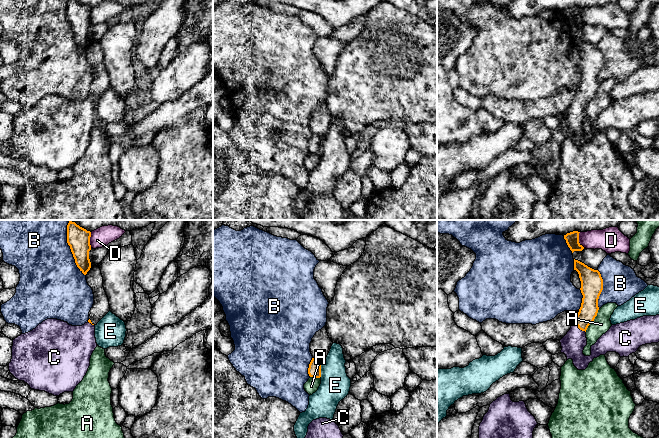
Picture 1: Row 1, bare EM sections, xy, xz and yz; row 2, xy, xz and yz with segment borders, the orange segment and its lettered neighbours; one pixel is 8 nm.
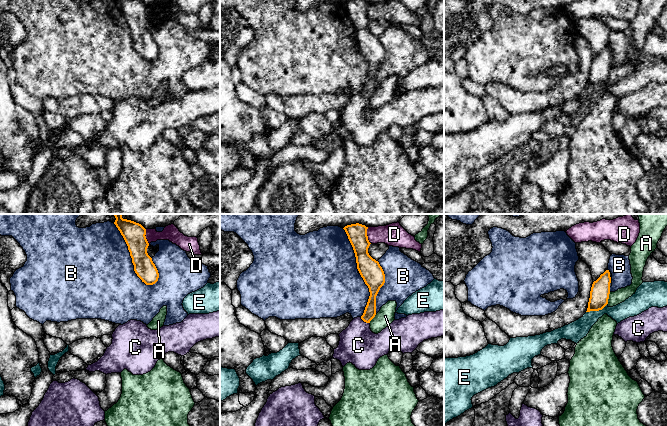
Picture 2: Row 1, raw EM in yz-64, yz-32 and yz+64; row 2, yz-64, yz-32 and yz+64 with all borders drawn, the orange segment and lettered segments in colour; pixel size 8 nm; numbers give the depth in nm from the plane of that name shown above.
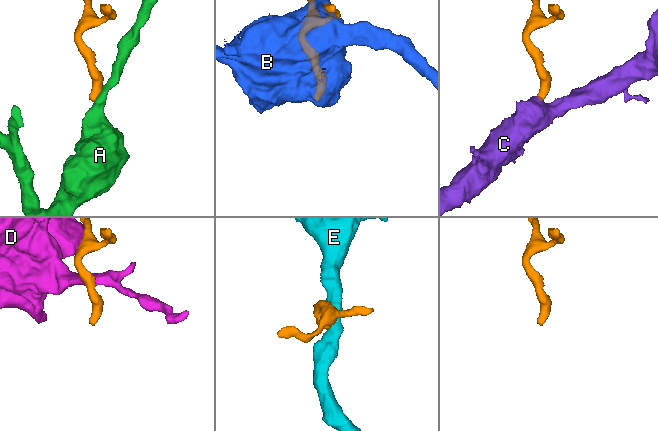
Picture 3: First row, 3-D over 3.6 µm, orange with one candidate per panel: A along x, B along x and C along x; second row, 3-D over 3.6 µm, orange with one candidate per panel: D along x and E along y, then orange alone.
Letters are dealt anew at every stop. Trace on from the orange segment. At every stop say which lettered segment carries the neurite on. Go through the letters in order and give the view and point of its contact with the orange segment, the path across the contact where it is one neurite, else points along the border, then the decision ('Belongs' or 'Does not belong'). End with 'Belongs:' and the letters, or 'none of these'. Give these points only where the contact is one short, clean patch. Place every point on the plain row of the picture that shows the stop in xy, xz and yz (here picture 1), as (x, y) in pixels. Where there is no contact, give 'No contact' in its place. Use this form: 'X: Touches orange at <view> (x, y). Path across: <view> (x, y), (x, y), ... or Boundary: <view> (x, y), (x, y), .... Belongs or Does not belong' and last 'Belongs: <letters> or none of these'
A: Touches orange at yz (593, 96). Boundary: yz (599, 85), (594, 96), (585, 107). Does not belong
B: Touches orange at xy (71, 26). Does not belong
C: Touches orange at yz (579, 104). Path across: yz (589, 84), (579, 104), (573, 119). Belongs
D: Touches orange at yz (578, 16). Boundary: yz (579, 8), (579, 18), (584, 23). Does not belong
E: Touches orange at xz (320, 146). Boundary: xz (321, 138), (321, 151), (319, 153). Does not belong
Belongs: C

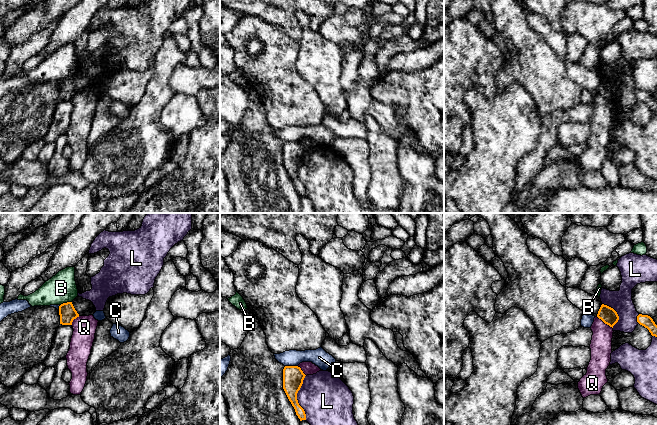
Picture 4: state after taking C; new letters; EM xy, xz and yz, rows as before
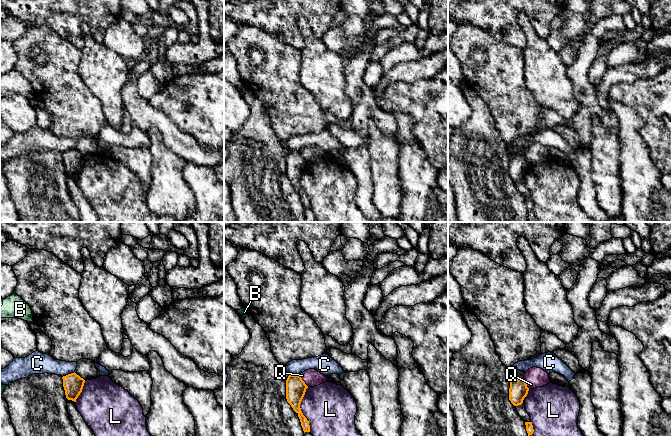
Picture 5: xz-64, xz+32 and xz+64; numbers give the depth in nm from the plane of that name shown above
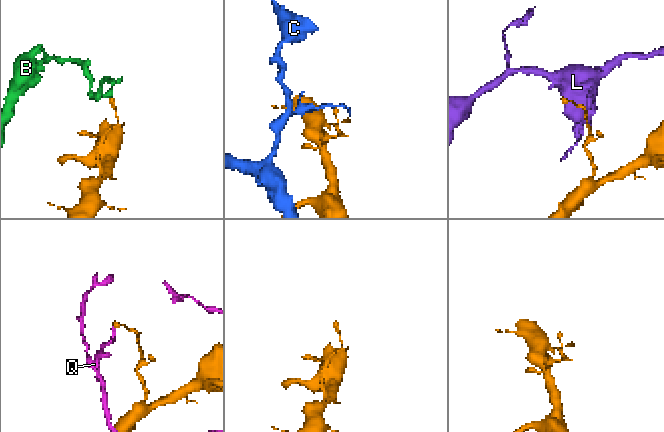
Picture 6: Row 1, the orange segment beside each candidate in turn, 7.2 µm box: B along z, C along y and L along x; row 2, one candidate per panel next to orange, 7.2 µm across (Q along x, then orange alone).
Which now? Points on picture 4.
B: Touches orange at xy (65, 79). Boundary: xy (71, 77), (60, 81). Does not belong
C: Touches orange at xz (291, 142). Boundary: xz (285, 141), (297, 142). Does not belong
L: Touches orange at xz (296, 173). Does not belong
Q: Touches orange at yz (604, 98). Boundary: yz (596, 92), (612, 104). Does not belong
Belongs: none of these

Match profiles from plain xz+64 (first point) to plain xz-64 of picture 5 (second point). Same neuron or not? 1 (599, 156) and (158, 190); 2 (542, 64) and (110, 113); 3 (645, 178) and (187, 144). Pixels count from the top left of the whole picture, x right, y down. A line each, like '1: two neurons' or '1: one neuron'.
1: one neuron
2: one neuron
3: two neurons

